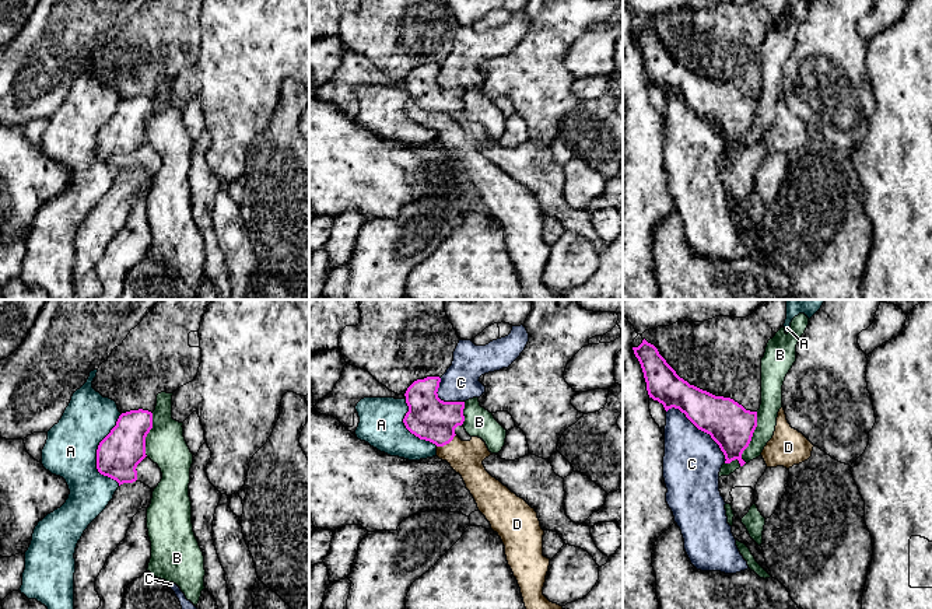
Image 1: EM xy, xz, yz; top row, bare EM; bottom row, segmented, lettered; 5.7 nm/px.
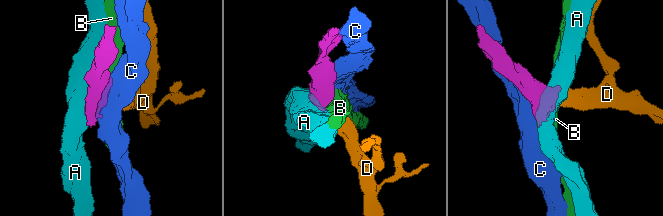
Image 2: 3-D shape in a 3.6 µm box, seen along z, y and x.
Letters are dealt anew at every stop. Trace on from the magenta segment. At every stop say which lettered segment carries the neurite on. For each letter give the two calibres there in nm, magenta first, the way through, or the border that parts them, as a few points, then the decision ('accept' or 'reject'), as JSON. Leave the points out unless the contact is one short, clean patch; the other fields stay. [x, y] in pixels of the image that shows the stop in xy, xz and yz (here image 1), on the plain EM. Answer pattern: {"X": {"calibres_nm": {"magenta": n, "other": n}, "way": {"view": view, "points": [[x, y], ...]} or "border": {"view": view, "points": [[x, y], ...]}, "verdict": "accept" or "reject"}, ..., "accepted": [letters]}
{"A": {"calibres_nm": {"magenta": 260, "other": 300}, "verdict": "reject"}, "B": {"calibres_nm": {"magenta": 260, "other": 130}, "border": {"view": "yz", "points": [[757, 98], [757, 112], [742, 140], [745, 149]]}, "verdict": "reject"}, "C": {"calibres_nm": {"magenta": 260, "other": 340}, "verdict": "reject"}, "D": {"calibres_nm": {"magenta": 260, "other": 190}, "way": {"view": "xz", "points": [[428, 104], [438, 114], [447, 129], [466, 144]]}, "verdict": "accept"}, "accepted": ["D"]}

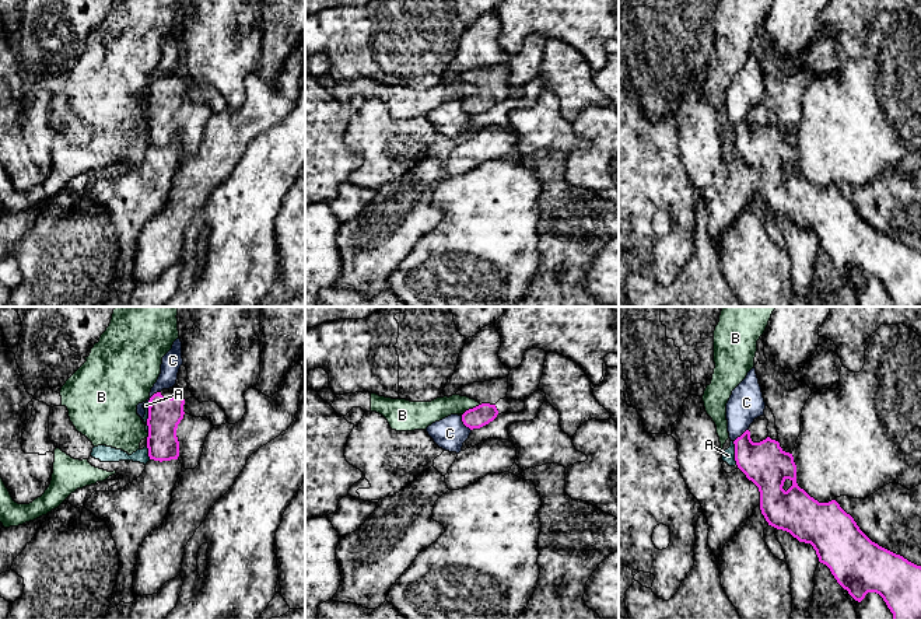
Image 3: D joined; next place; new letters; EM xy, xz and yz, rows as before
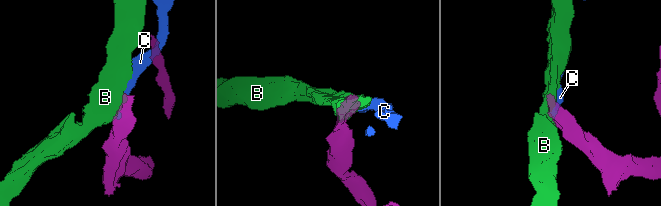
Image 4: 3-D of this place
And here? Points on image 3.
{"A": {"calibres_nm": {"magenta": 240, "other": 80}, "border": {"view": "yz", "points": [[732, 128], [736, 150]]}, "verdict": "reject"}, "B": {"calibres_nm": {"magenta": 120, "other": 130}, "border": {"view": "xz", "points": [[479, 90], [462, 101]]}, "verdict": "reject"}, "C": {"calibres_nm": {"magenta": 120, "other": 190}, "border": {"view": "xz", "points": [[461, 102], [461, 107], [470, 116]]}, "verdict": "reject"}, "accepted": []}

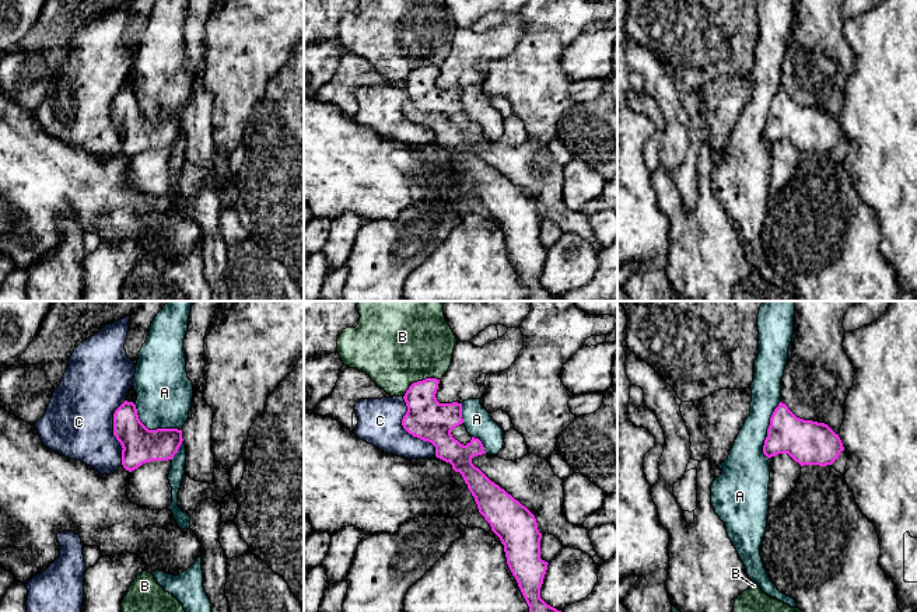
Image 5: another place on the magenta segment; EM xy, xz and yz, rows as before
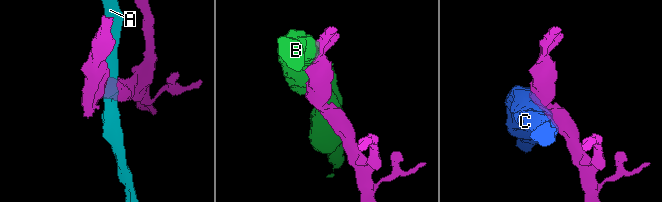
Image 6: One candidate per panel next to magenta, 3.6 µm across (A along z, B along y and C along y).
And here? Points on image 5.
{"A": {"calibres_nm": {"magenta": 200, "other": 320}, "border": {"view": "xy", "points": [[133, 90], [137, 104], [149, 115], [181, 116]]}, "verdict": "reject"}, "B": {"calibres_nm": {"magenta": 240, "other": 420}, "verdict": "reject"}, "C": {"calibres_nm": {"magenta": 240, "other": 260}, "verdict": "reject"}, "accepted": []}

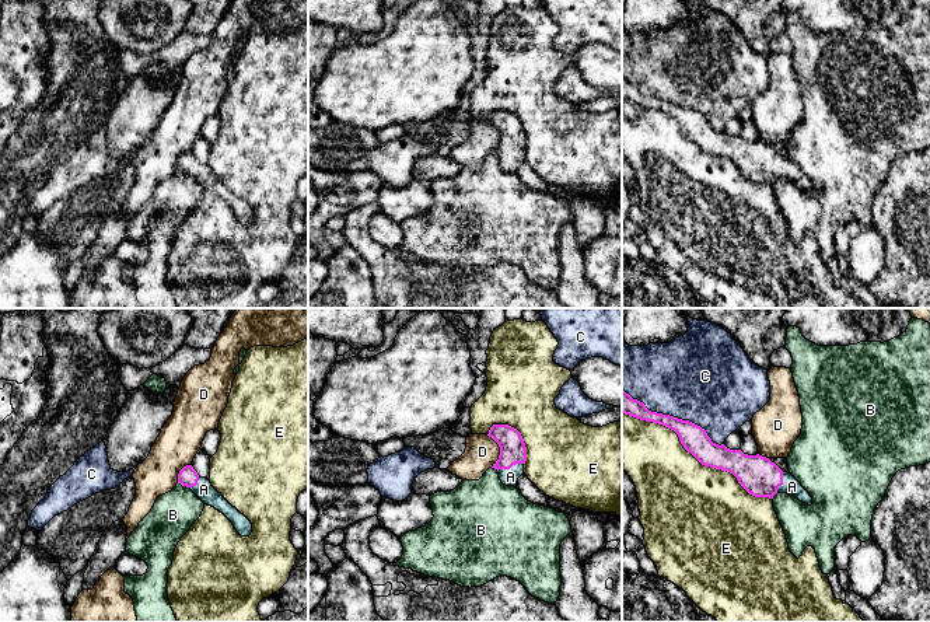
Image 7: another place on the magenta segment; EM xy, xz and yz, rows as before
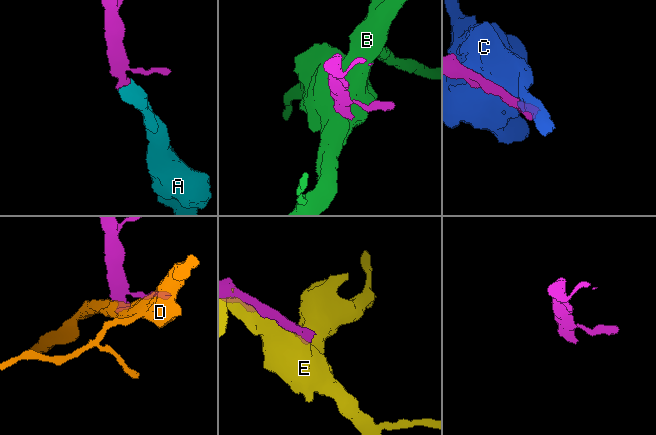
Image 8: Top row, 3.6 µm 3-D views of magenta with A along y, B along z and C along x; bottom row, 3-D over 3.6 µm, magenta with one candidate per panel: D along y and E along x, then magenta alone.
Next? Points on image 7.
{"A": {"calibres_nm": {"magenta": 150, "other": 100}, "way": {"view": "xz", "points": [[513, 136], [510, 153], [510, 163]]}, "verdict": "accept"}, "B": {"calibres_nm": {"magenta": 110, "other": 260}, "border": {"view": "xy", "points": [[178, 168], [189, 174]]}, "verdict": "reject"}, "C": {"calibres_nm": {"magenta": 160, "other": 480}, "verdict": "reject"}, "D": {"calibres_nm": {"magenta": 150, "other": 190}, "border": {"view": "xz", "points": [[486, 121], [499, 133], [499, 144], [492, 153]]}, "verdict": "reject"}, "E": {"calibres_nm": {"magenta": 160, "other": 460}, "verdict": "reject"}, "accepted": ["A"]}

